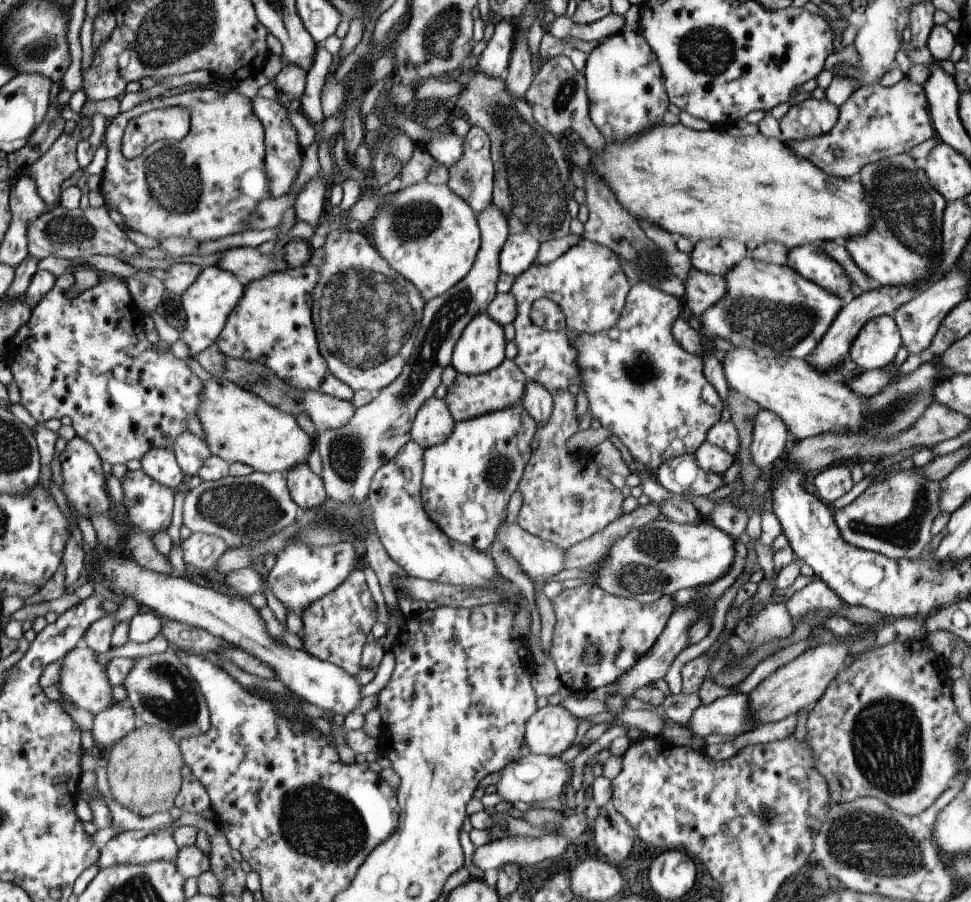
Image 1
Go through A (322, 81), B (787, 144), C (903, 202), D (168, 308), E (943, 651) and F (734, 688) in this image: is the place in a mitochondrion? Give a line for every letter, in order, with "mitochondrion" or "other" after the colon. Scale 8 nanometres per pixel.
A: other
B: other
C: mitochondrion
D: mitochondrion
E: other
F: other

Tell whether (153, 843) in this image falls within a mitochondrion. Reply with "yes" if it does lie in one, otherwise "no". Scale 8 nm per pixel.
no

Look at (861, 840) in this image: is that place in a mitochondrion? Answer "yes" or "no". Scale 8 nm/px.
yes

